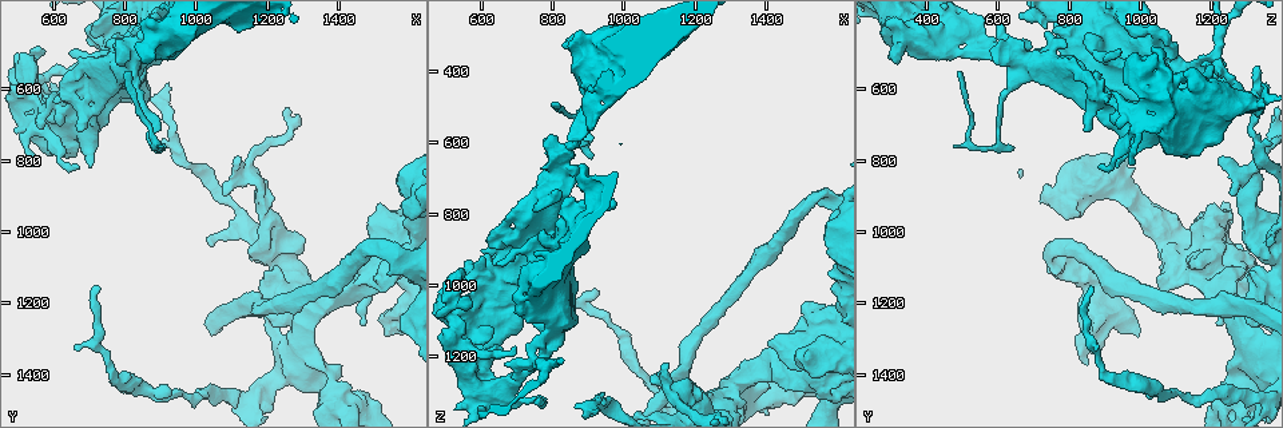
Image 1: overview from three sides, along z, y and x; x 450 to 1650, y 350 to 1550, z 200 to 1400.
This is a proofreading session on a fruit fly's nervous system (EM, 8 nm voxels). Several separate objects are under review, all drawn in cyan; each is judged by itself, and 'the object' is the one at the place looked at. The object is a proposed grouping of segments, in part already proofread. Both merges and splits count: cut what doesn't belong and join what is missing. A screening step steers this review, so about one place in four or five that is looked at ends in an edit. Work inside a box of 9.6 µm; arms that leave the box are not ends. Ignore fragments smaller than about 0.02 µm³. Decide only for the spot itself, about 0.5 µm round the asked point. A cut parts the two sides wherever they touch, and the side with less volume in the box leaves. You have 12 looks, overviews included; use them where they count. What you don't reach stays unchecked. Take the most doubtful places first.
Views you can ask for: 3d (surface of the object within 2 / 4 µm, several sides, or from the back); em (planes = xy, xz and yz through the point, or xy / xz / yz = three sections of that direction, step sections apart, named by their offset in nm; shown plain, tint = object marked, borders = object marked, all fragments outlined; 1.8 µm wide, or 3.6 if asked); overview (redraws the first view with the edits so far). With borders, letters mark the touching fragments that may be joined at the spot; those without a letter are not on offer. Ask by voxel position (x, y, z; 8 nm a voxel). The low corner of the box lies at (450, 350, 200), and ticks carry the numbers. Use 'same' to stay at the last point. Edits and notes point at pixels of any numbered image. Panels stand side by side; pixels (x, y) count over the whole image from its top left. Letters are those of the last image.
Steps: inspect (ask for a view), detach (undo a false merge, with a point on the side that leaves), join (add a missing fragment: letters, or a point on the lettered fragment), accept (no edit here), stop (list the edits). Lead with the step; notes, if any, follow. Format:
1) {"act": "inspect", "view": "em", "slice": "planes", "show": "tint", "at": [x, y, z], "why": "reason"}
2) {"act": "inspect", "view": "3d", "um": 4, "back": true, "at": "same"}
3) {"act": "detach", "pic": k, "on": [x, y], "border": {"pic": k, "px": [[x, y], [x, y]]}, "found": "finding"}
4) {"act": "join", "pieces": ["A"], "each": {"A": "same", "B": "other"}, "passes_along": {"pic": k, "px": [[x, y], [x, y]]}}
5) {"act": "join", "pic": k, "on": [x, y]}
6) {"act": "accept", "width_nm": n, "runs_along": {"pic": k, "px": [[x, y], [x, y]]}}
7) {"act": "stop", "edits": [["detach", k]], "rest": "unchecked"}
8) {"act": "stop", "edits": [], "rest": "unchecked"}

{"act": "inspect", "view": "3d", "um": 4, "at": [1310, 1250, 1280]}

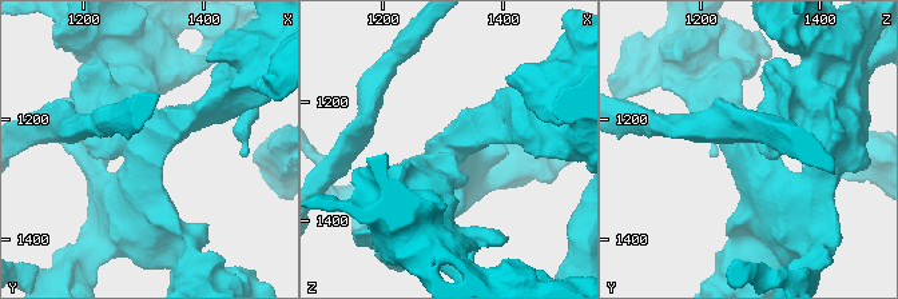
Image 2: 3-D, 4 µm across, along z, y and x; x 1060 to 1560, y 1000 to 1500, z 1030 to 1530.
{"act": "inspect", "view": "em", "slice": "planes", "show": "plain", "at": [1305, 1250, 1280], "why": "shape alone is not enough"}

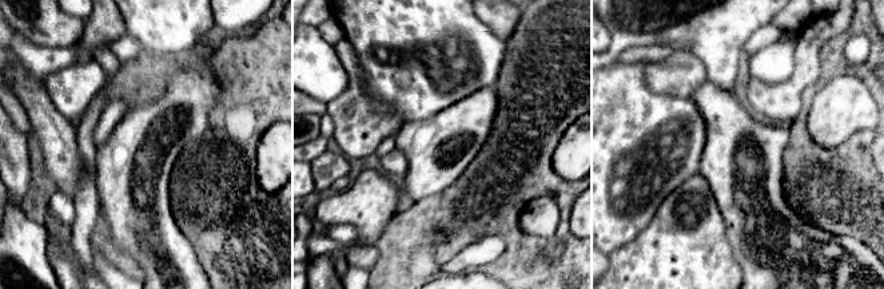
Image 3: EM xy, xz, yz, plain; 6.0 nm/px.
{"act": "inspect", "view": "em", "slice": "planes", "show": "borders", "at": "same"}

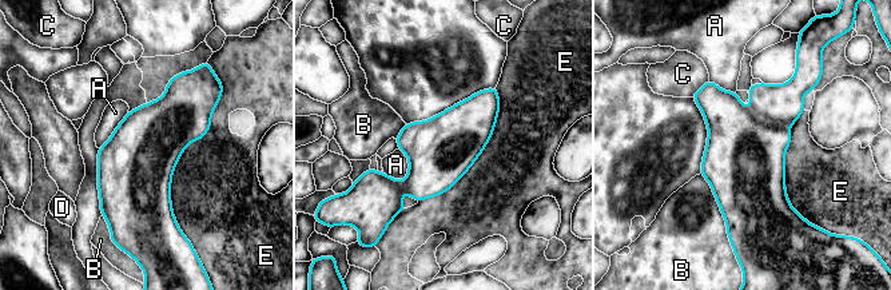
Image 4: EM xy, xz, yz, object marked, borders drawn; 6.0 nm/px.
{"act": "accept", "width_nm": 400, "each": {"A": "other", "B": "other", "C": "other", "D": "other", "E": "other"}, "border": {"pic": 4, "px": [[221, 95], [172, 174], [182, 233]]}, "found": "one neuron here"}

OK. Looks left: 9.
{"act": "inspect", "view": "3d", "um": 2, "at": [710, 610, 870], "why": "sudden change in width"}

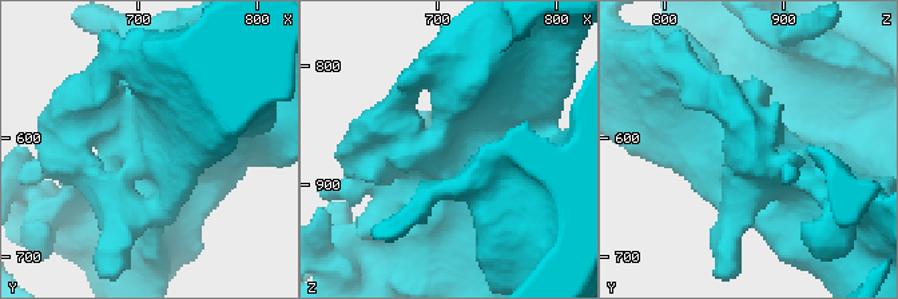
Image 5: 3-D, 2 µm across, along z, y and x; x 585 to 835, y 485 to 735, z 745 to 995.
{"act": "inspect", "view": "em", "slice": "yz", "step": 8, "show": "borders", "at": [716, 612, 866], "why": "now the EM"}

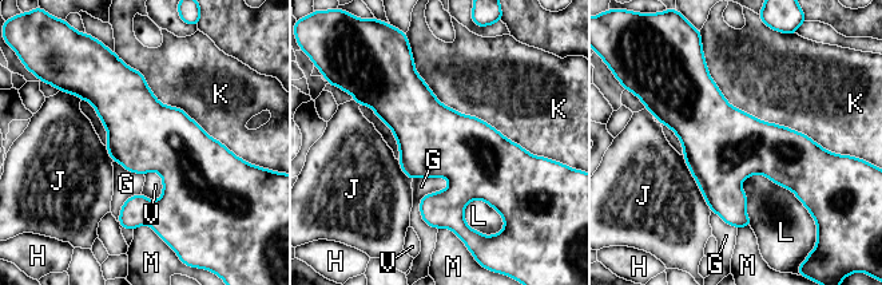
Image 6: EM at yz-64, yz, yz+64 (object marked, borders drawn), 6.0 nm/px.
{"act": "inspect", "view": "em", "slice": "planes", "show": "borders", "at": "same"}

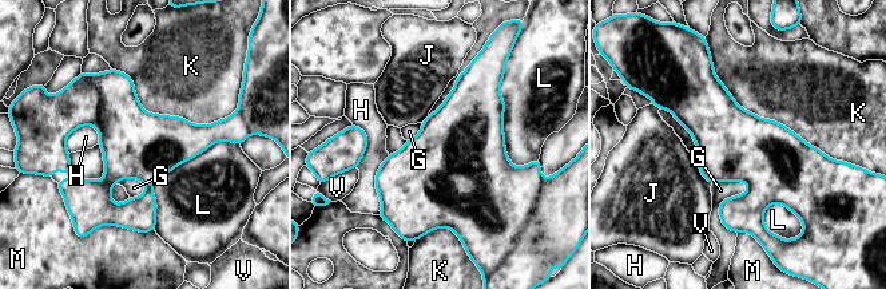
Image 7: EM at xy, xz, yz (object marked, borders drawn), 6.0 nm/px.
{"act": "accept", "each": {"G": "other", "H": "other", "J": "other", "K": "other", "L": "other", "M": "other", "V": "other"}, "border": {"pic": 7, "px": [[716, 179], [736, 233]]}, "found": "all the same neuron"}

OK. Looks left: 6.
{"act": "inspect", "view": "em", "slice": "planes", "show": "tint", "at": [600, 640, 1290], "why": "calibre changes"}

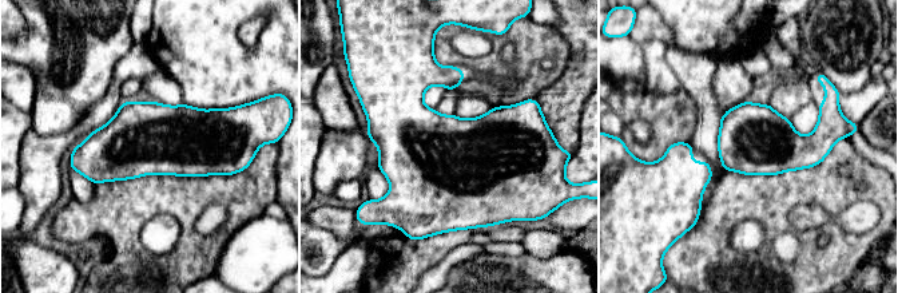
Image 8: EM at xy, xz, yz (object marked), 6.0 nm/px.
{"act": "inspect", "view": "em", "slice": "planes", "show": "borders", "at": "same"}

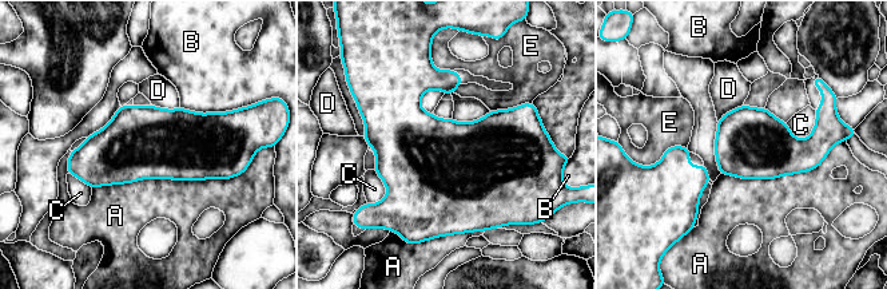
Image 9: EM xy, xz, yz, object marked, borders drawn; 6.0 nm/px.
{"act": "accept", "each": {"A": "other", "B": "other", "C": "other", "D": "other", "E": "other"}, "border": {"pic": 9, "px": [[237, 174], [140, 178], [92, 189]]}, "found": "continuous, no second neuron"}

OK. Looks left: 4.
{"act": "inspect", "view": "3d", "um": 4, "at": [1580, 1080, 1330], "why": "closes a loop"}

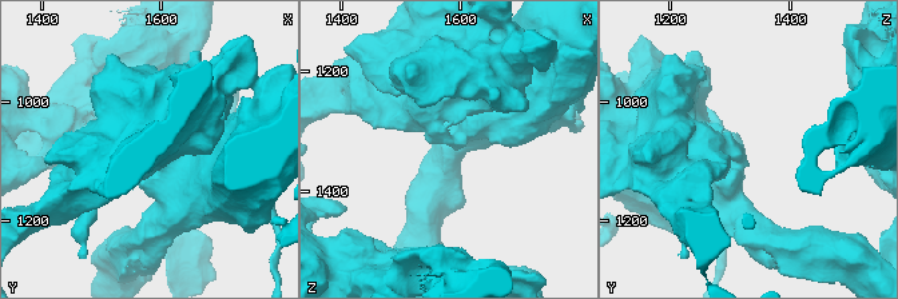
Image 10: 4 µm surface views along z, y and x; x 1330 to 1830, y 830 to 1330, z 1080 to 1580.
{"act": "inspect", "view": "em", "um": 3.6, "slice": "yz", "step": 8, "show": "tint", "at": [1585, 1080, 1315], "why": "now the EM"}

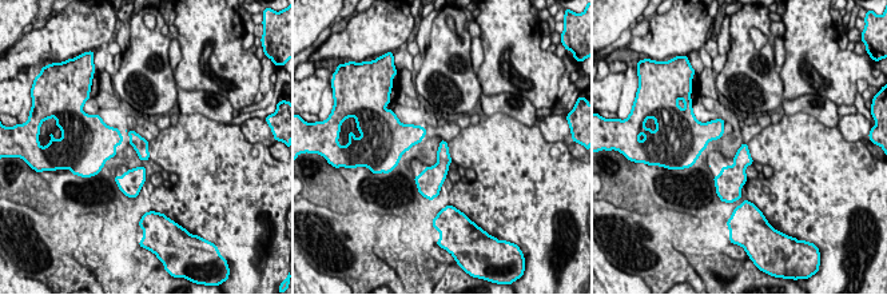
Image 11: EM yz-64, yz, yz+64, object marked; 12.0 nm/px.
{"act": "inspect", "view": "em", "um": 3.6, "slice": "planes", "show": "borders", "at": "same"}

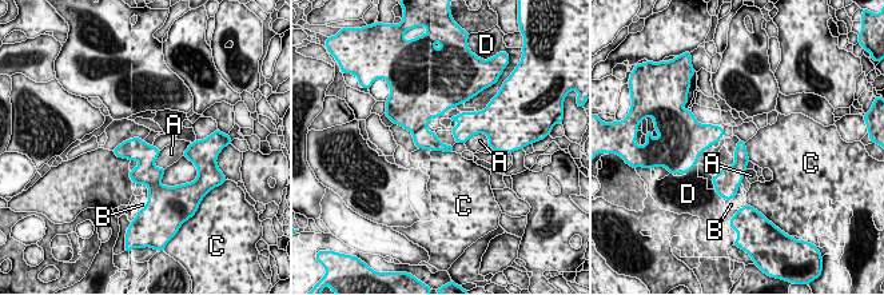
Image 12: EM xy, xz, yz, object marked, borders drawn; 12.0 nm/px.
{"act": "detach", "pic": 12, "on": [422, 138], "each": {"A": "other", "B": "other", "C": "other", "D": "other"}, "found": "a second neuron is stuck on"}

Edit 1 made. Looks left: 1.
{"act": "stop", "edits": [["detach", 12]], "rest": "unchecked"}

